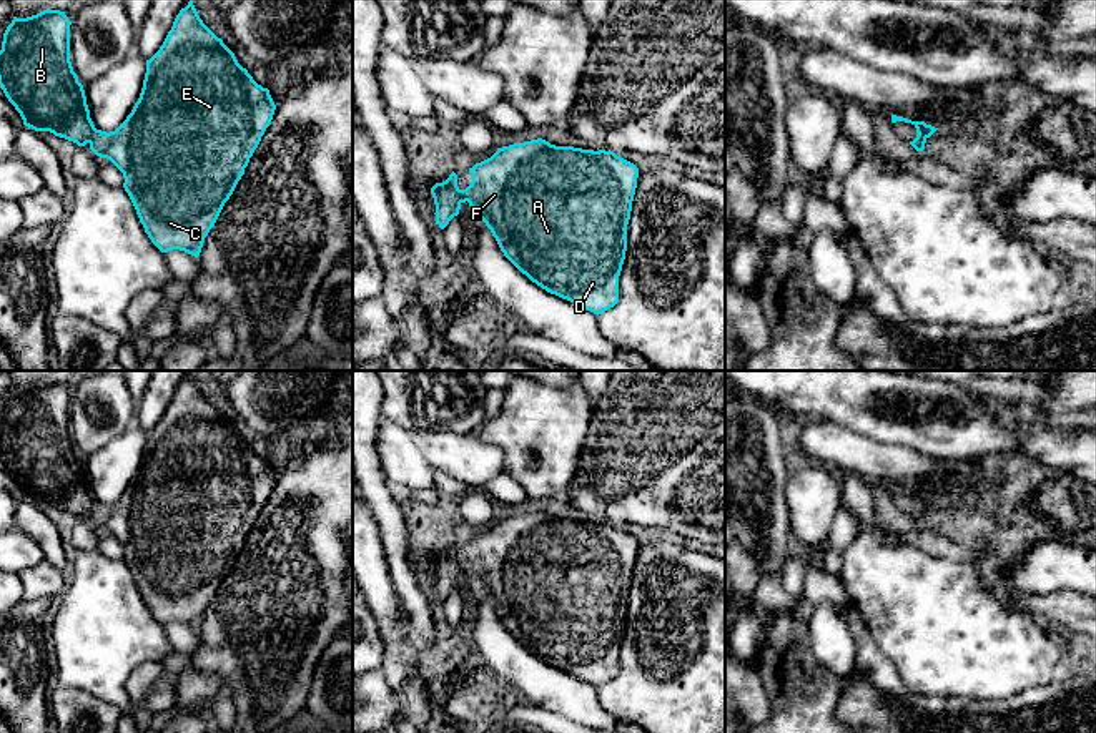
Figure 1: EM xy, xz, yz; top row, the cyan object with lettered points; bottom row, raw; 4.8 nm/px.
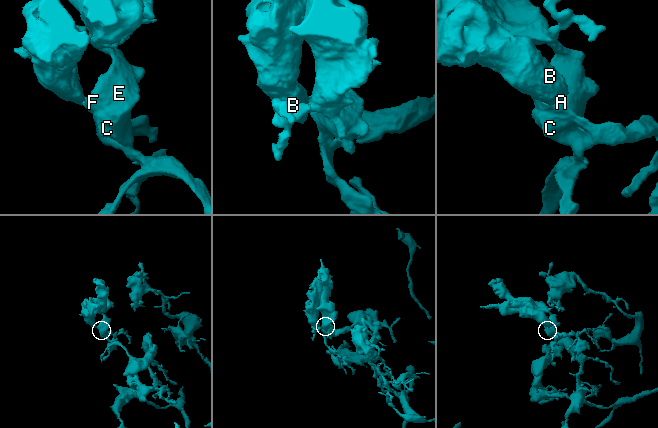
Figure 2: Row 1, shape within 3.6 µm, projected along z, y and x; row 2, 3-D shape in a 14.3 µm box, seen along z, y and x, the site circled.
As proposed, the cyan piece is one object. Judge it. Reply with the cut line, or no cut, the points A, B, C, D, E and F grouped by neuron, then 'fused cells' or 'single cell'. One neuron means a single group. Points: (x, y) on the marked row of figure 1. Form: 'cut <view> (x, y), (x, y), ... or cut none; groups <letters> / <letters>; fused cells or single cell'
cut none; groups A B C D E F; single cell

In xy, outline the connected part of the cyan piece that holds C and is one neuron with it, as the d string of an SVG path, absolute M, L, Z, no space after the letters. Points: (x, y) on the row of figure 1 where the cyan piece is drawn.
M193 0L176 15L160 50L146 60L146 73L138 101L115 131L96 130L86 105L83 85L70 61L70 25L60 10L43 10L27 18L13 17L3 33L0 50L0 88L20 113L23 125L35 131L50 131L55 136L90 145L90 150L110 160L125 178L128 193L140 223L151 243L161 251L185 251L200 256L205 238L215 226L225 203L244 175L261 136L271 125L276 105L268 88L258 85L243 68L235 53L200 18Z

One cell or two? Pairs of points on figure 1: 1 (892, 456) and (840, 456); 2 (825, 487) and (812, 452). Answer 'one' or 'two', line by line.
1: one
2: two

